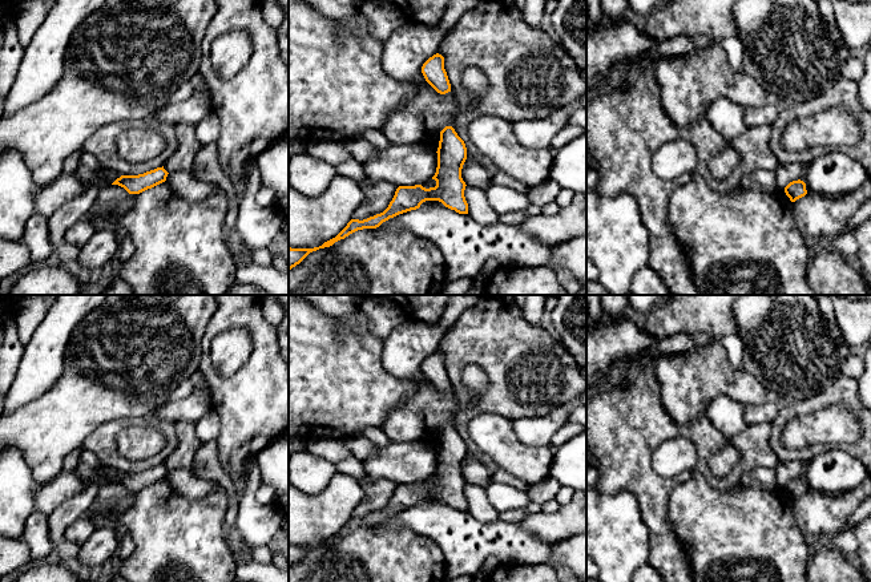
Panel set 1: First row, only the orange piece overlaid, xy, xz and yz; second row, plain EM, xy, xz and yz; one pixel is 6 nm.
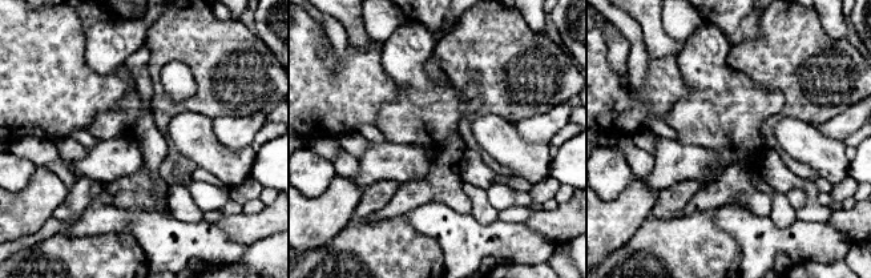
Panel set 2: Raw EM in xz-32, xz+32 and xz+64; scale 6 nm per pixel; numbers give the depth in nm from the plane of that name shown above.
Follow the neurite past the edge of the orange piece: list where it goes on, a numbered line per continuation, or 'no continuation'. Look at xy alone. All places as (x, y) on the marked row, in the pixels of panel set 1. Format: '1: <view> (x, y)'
no continuation

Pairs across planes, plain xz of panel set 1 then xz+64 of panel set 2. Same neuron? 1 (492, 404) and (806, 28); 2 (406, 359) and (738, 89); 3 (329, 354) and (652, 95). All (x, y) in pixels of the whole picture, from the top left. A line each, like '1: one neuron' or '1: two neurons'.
1: one neuron
2: one neuron
3: one neuron

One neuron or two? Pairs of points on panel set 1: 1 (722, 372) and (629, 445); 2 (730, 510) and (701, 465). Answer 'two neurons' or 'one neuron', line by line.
1: two neurons
2: two neurons

